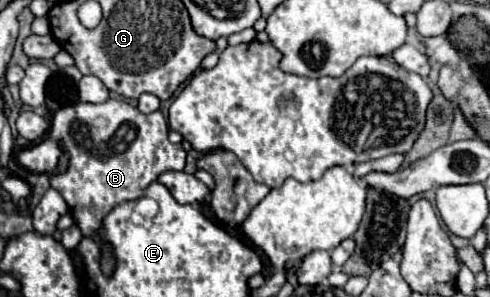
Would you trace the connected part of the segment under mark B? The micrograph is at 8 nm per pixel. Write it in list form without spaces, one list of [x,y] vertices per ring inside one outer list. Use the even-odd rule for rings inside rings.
[[[112,98],[102,104],[78,102],[60,108],[52,118],[48,136],[32,148],[18,152],[18,162],[24,168],[50,172],[50,186],[62,194],[84,236],[94,236],[106,212],[120,202],[138,200],[160,174],[184,170],[184,160],[186,152],[180,144],[168,140],[168,122],[160,112],[142,114],[138,108]],[[60,144],[64,144],[68,154],[64,172],[56,172],[60,154],[52,154],[52,148]]]

